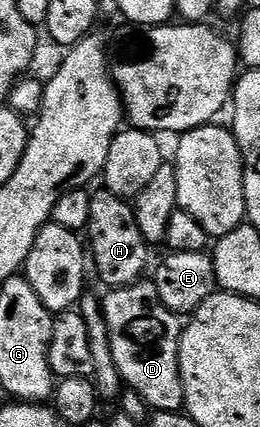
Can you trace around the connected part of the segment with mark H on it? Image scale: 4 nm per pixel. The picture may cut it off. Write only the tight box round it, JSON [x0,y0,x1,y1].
[85,190,151,289]

